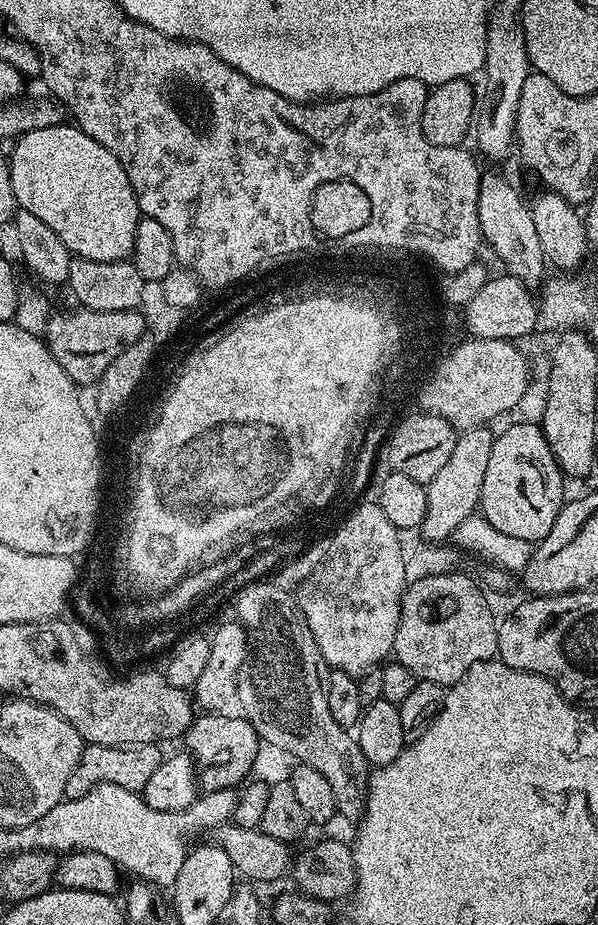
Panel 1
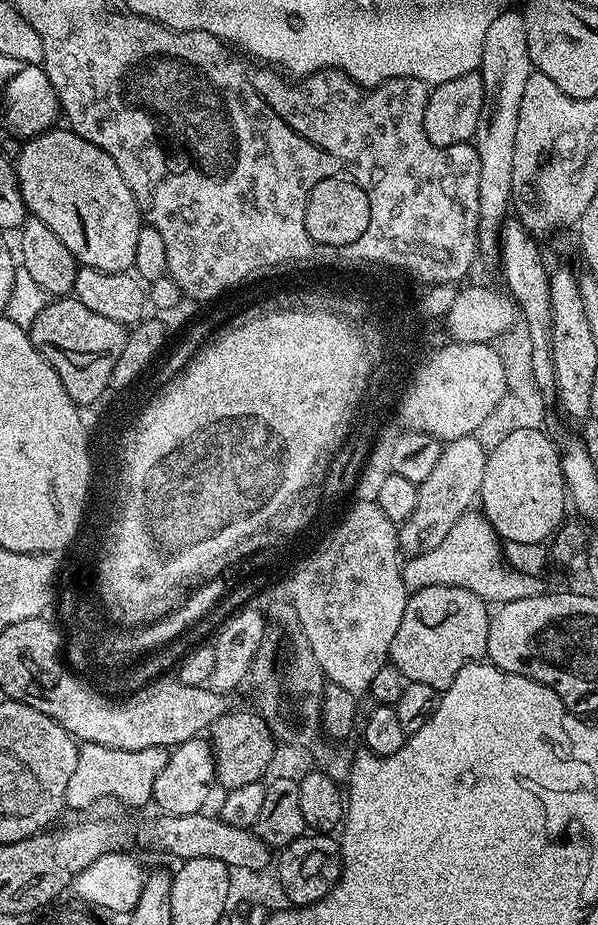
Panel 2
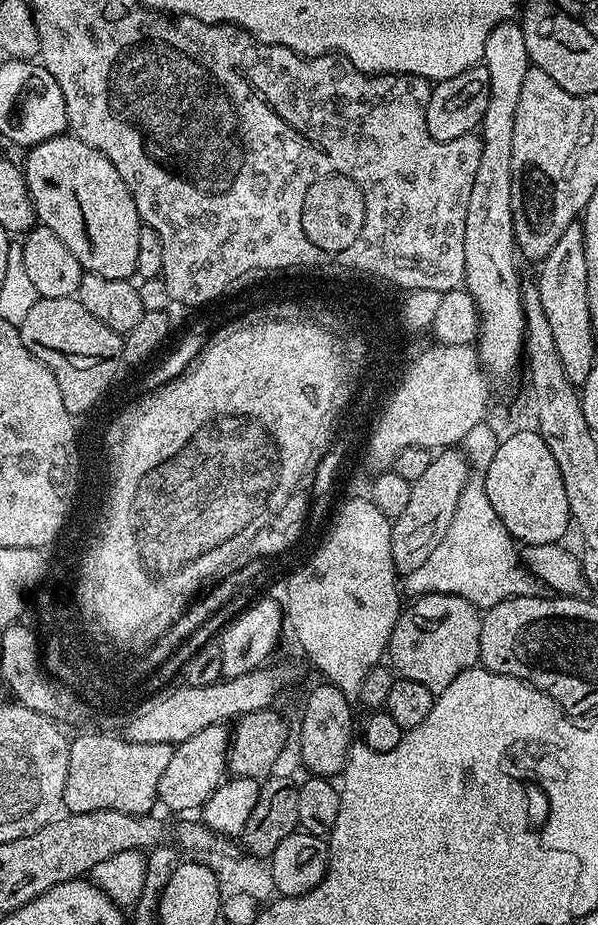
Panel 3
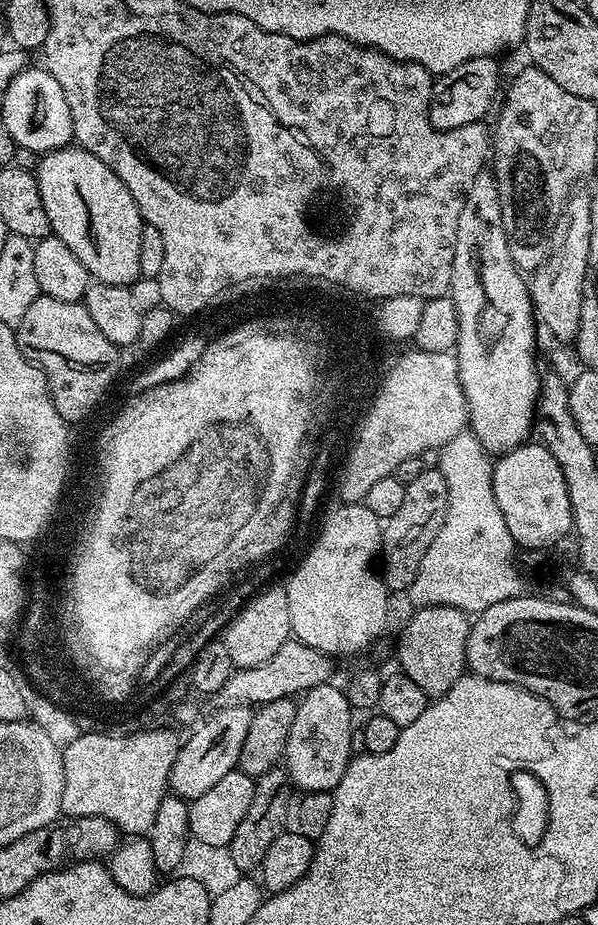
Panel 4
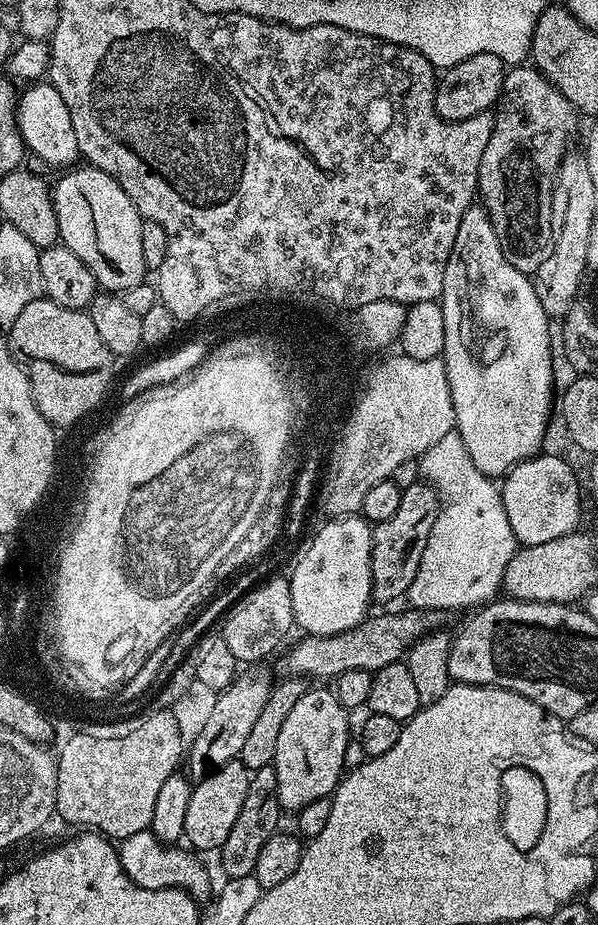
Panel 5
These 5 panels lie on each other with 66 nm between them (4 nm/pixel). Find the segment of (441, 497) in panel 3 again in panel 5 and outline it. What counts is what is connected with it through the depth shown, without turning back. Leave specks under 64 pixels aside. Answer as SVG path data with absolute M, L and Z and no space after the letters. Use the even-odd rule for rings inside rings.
M417 482L402 491L402 502L396 513L386 522L372 528L372 597L373 601L388 604L407 593L414 574L418 574L418 562L422 562L422 550L430 538L430 530L438 518L440 499L427 482Z

